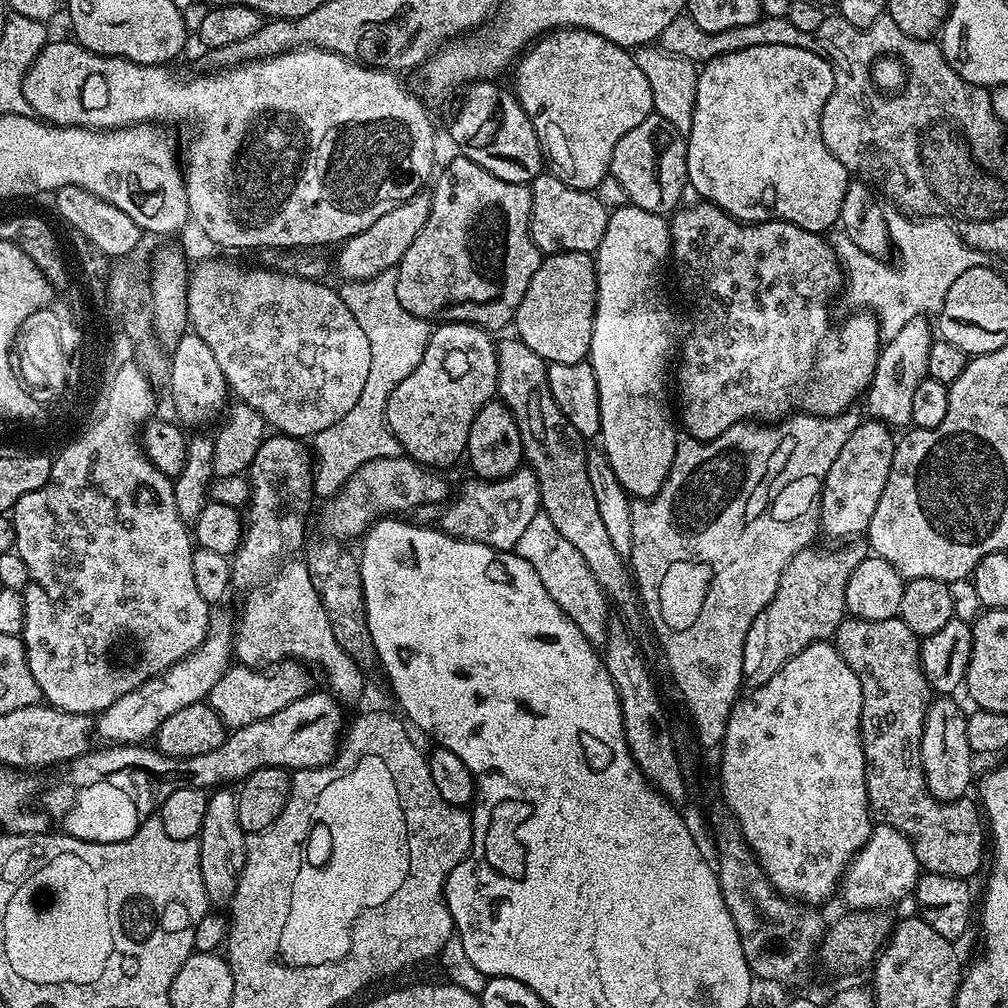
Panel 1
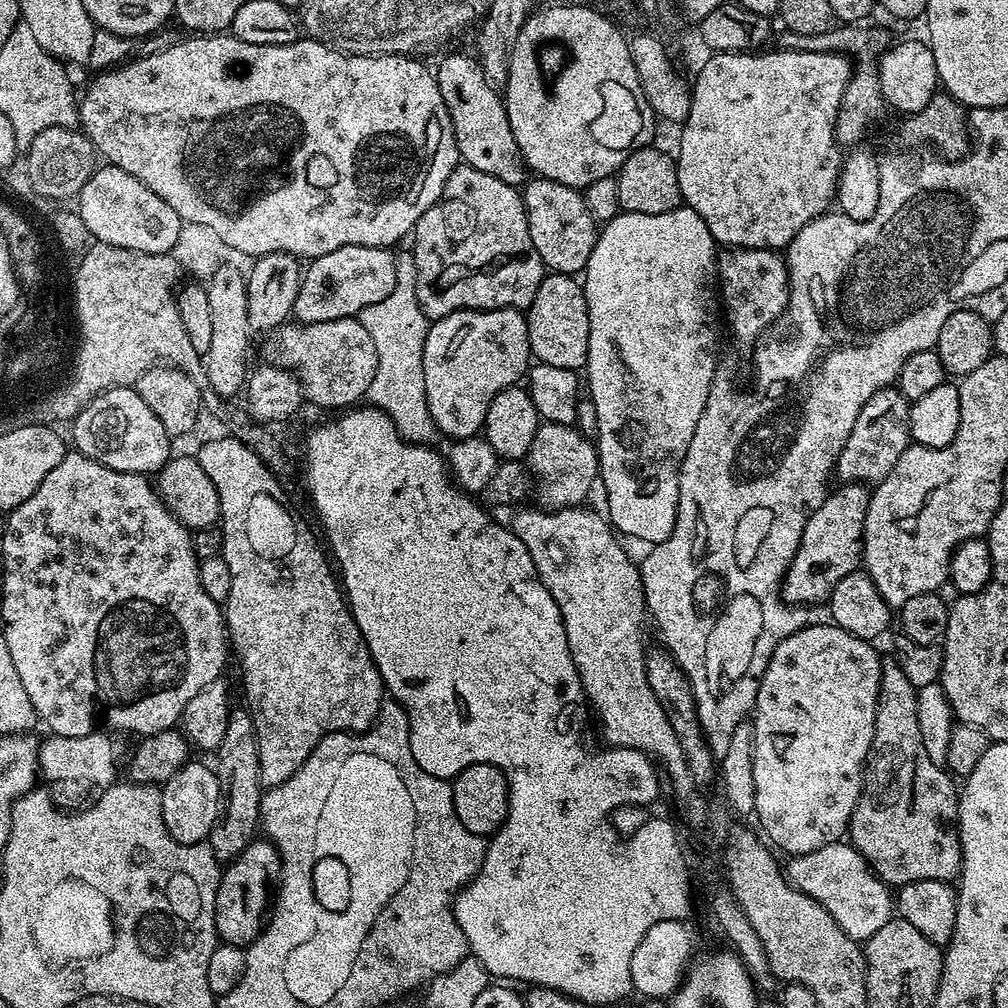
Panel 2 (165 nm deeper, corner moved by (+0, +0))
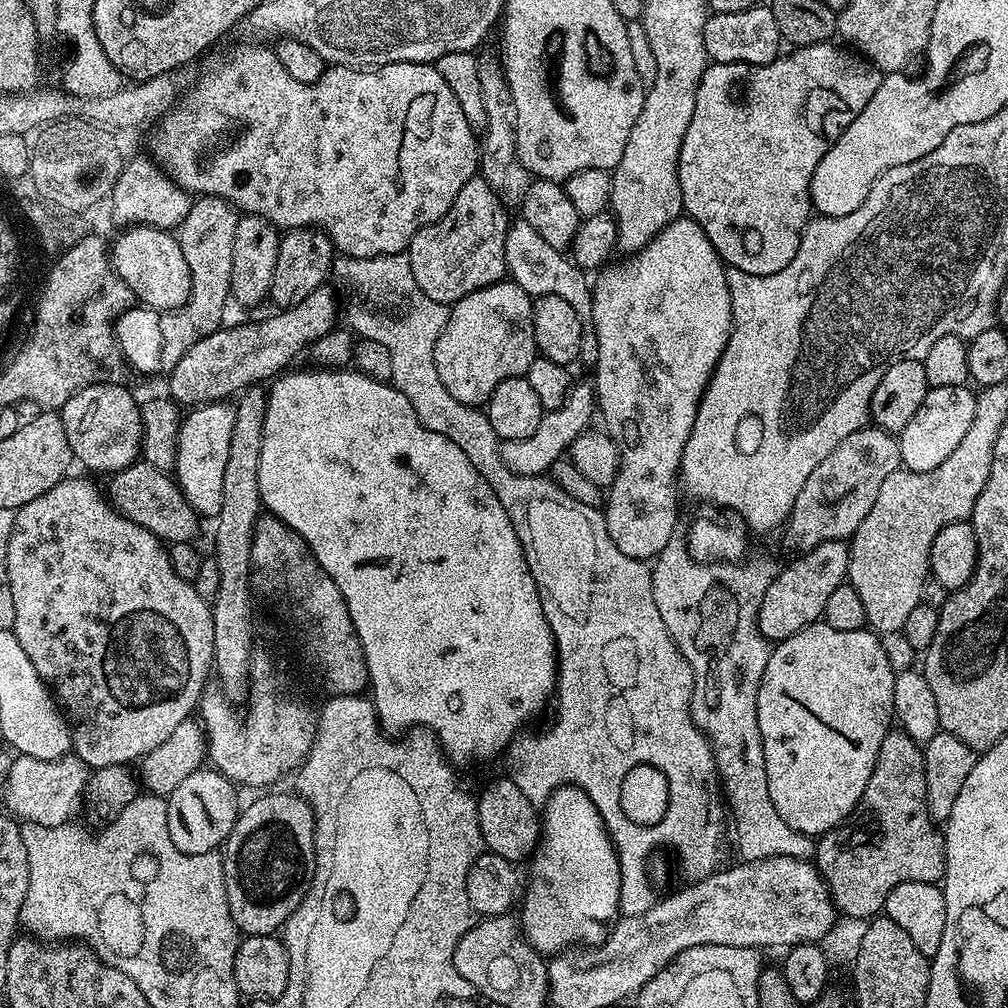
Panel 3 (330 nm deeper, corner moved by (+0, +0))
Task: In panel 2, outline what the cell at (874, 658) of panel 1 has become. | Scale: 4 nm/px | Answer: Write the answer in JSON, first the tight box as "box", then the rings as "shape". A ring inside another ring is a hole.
{"box":[846,660,962,886],"shape":[[[895,660],[883,661],[874,738],[864,762],[860,797],[846,833],[875,870],[876,877],[889,886],[923,880],[952,882],[959,877],[962,866],[958,784],[941,765],[932,761],[930,754],[926,754],[926,746],[922,746],[917,691]]]}

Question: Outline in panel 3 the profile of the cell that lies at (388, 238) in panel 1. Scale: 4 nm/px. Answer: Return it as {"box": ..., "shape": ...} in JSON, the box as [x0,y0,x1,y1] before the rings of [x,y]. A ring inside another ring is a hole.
{"box":[167,286,337,406],"shape":[[[325,286],[314,290],[302,298],[302,302],[277,311],[277,316],[268,316],[257,324],[236,324],[233,328],[222,326],[217,332],[194,342],[194,346],[190,346],[190,350],[186,350],[186,354],[182,354],[179,362],[167,373],[167,395],[181,406],[212,404],[227,401],[244,389],[264,382],[260,380],[275,377],[291,365],[288,363],[304,347],[305,351],[337,327],[336,296],[330,288]]]}

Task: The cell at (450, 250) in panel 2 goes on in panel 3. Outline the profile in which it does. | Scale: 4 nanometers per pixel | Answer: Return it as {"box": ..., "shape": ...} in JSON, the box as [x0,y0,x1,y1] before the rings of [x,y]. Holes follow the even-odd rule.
{"box":[406,174,510,306],"shape":[[[477,174],[458,190],[454,206],[450,206],[443,218],[416,231],[408,243],[406,255],[410,270],[414,270],[414,282],[422,286],[422,294],[434,298],[434,302],[451,306],[466,298],[466,294],[474,294],[474,290],[505,279],[508,268],[504,251],[510,215],[500,195]]]}

